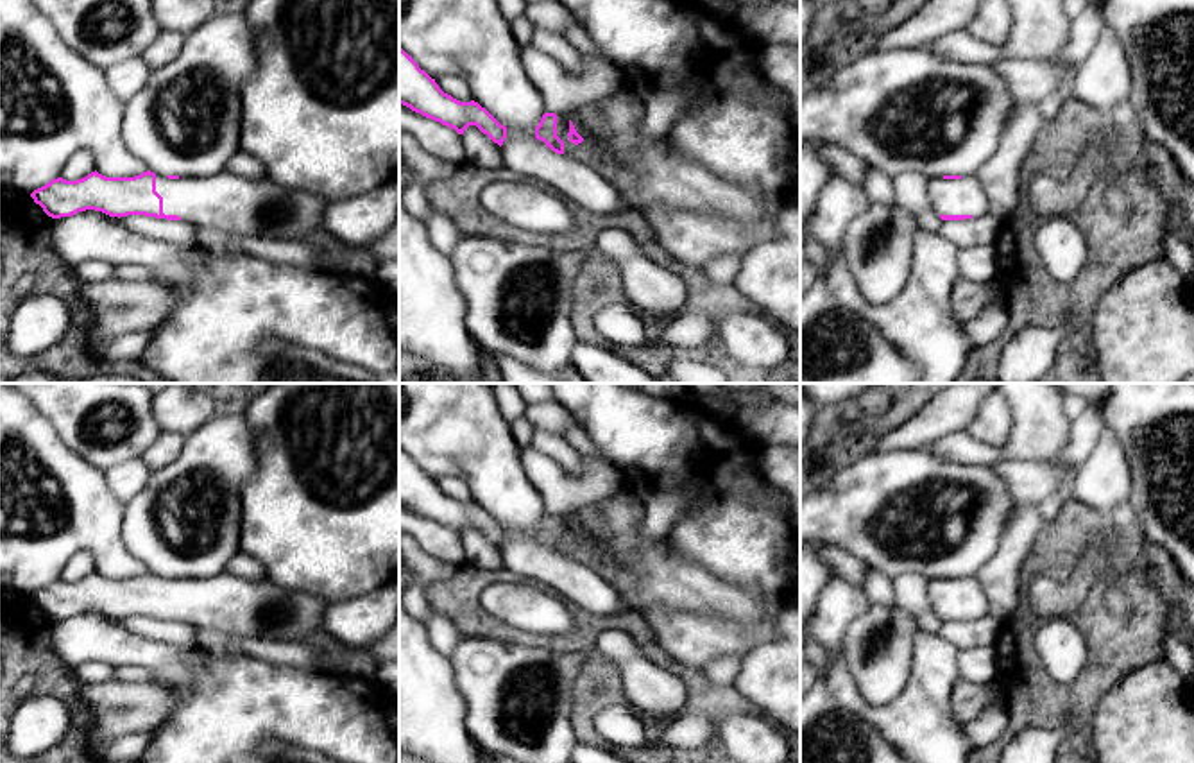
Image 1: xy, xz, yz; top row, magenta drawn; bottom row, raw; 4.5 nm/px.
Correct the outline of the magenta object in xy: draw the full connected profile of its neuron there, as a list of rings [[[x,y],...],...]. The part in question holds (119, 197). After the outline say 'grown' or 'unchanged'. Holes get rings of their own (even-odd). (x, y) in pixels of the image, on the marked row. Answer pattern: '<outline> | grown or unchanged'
[[[97,170],[77,181],[52,179],[30,193],[52,219],[95,210],[109,217],[145,215],[184,220],[195,227],[211,227],[227,236],[269,235],[285,240],[304,240],[324,227],[326,201],[320,195],[292,190],[270,177],[245,179],[227,170],[206,177],[156,176],[147,170],[134,177],[106,177]]] | grown

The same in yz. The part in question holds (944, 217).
[[[976,174],[927,179],[929,201],[942,220],[965,220],[990,213],[990,201]]] | grown

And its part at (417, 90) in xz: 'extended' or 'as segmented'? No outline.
as segmented

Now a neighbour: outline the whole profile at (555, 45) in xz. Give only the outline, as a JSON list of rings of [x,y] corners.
[[[535,25],[532,45],[551,56],[567,72],[585,72],[589,59],[584,57],[566,36],[555,34],[541,25]]]

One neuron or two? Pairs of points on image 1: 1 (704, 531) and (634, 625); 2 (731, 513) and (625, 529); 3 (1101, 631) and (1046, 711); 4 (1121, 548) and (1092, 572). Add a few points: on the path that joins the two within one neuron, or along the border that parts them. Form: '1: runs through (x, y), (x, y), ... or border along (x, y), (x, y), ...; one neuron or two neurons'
1: border along (639, 611), (663, 651); two neurons
2: border along (666, 536), (684, 557), (699, 565); two neurons
3: runs through (1101, 654), (1101, 668), (1069, 701); one neuron
4: runs through (1114, 556), (1100, 565); one neuron

